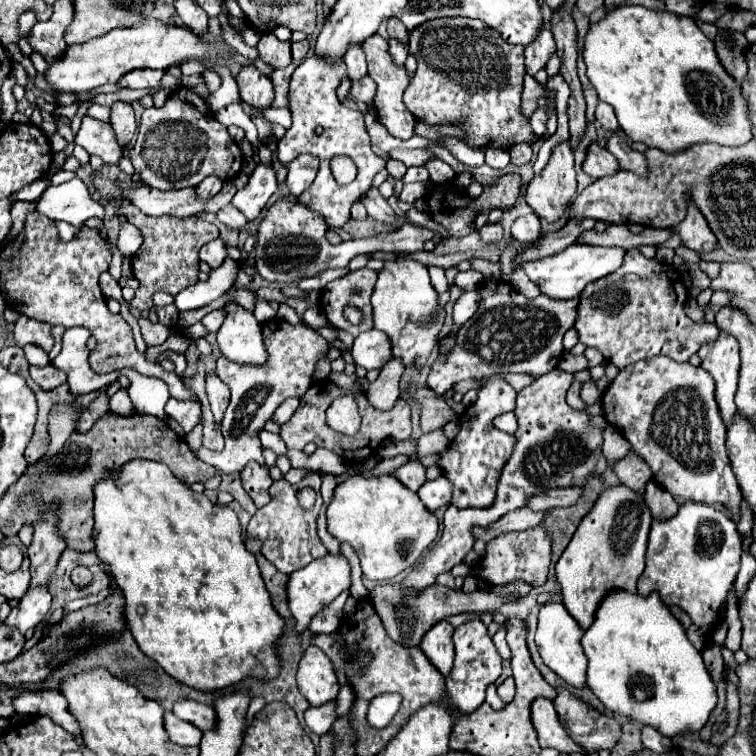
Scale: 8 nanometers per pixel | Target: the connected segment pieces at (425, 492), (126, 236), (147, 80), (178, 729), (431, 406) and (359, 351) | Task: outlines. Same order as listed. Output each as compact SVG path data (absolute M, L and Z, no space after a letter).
M439 476L437 480L425 482L425 484L417 490L421 502L423 502L425 508L431 510L431 512L435 512L435 510L441 508L441 506L447 506L447 504L451 502L451 492L453 492L453 488L451 488L451 484L445 480L445 476Z
M129 222L121 224L121 232L119 232L119 240L117 240L117 248L123 256L133 256L137 252L137 248L141 246L141 232L137 226L131 226Z
M135 70L135 72L129 72L125 74L121 80L119 80L119 86L121 88L149 88L151 94L159 92L163 88L161 80L163 80L163 70Z
M165 710L165 730L169 734L169 740L179 744L179 746L199 746L201 742L201 732L199 728L195 728L193 724L185 722L185 720L179 720L171 710Z
M419 388L419 390L411 390L411 396L415 400L421 402L423 412L421 412L421 428L423 432L433 432L439 430L441 426L457 420L457 414L445 404L445 400L431 392L429 388Z
M379 330L363 332L355 338L351 346L351 356L357 366L363 366L365 370L383 368L391 360L391 342L387 334Z

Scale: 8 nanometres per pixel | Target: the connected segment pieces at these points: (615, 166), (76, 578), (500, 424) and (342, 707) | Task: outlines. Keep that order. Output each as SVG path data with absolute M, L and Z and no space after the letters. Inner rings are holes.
M591 144L583 170L589 176L593 176L595 180L599 180L599 178L613 176L615 172L619 172L619 162L611 152L607 152L607 148L603 148L599 144Z
M77 566L73 572L71 572L71 580L73 580L73 584L77 584L77 588L85 588L85 586L89 586L91 584L91 572L89 572L89 568L85 568L85 566Z
M507 412L507 414L501 414L497 418L493 418L493 426L501 432L507 432L507 434L513 434L517 430L517 418L513 412Z
M347 682L347 684L341 686L339 696L337 696L337 716L345 716L347 710L351 708L353 700L355 700L355 690L353 690L353 686Z

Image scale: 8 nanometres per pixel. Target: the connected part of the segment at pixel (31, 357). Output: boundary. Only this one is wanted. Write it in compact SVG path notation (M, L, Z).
M27 344L23 350L25 350L25 354L27 354L27 360L29 360L31 364L35 364L35 366L45 366L45 364L49 362L47 352L43 352L39 346Z

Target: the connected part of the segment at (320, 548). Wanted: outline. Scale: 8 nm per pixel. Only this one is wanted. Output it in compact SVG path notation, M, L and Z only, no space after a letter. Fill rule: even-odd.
M307 476L303 482L299 484L289 484L285 480L273 482L271 486L271 502L267 506L263 506L261 510L257 510L257 514L251 518L249 528L247 528L247 536L251 538L261 538L263 542L263 556L267 560L271 560L271 564L275 564L275 568L279 568L279 572L283 574L291 574L303 566L307 566L309 562L321 558L327 554L323 542L317 536L315 530L315 520L321 508L321 496L319 496L319 478ZM317 482L317 484L315 484ZM305 486L309 486L317 492L317 502L311 510L303 510L297 502L297 492Z

